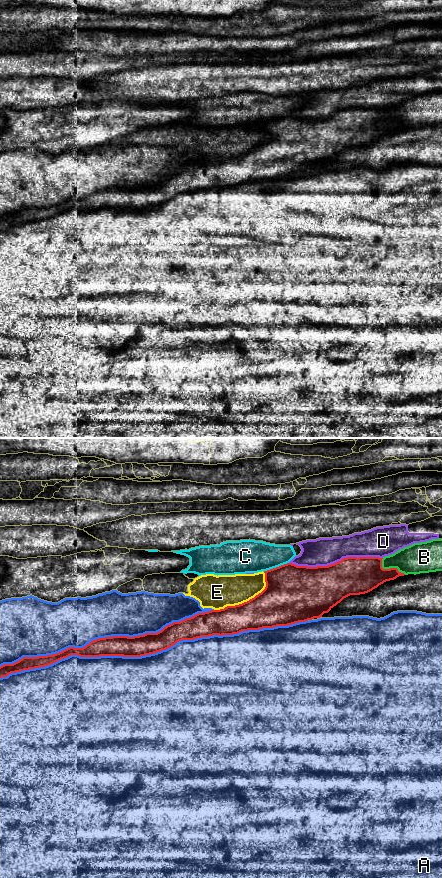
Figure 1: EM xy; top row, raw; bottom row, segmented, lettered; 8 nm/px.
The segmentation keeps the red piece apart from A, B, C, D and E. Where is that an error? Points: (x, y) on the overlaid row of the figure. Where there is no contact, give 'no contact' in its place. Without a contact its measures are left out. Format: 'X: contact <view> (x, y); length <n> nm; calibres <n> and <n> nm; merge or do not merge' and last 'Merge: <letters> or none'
A: contact xy (153, 653); length 2500 nm; calibres 170 and 500 nm; do not merge
B: contact xy (390, 568); length 240 nm; calibres 300 and 240 nm; do not merge
C: contact xy (276, 567); length 220 nm; calibres 460 and 280 nm; do not merge
D: contact xy (336, 562); length 750 nm; calibres 360 and 220 nm; do not merge
E: contact xy (247, 601); length 500 nm; calibres 340 and 260 nm; do not merge
Merge: none

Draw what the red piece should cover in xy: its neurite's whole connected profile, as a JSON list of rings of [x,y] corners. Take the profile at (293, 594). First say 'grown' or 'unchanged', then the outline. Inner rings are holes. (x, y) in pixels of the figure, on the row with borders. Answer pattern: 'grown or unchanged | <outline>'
unchanged | [[[347,557],[334,564],[317,567],[297,566],[287,563],[264,571],[265,589],[247,602],[227,606],[220,610],[198,613],[180,622],[173,622],[157,633],[146,633],[134,637],[112,636],[99,638],[91,641],[83,648],[69,647],[52,655],[23,657],[13,664],[0,666],[0,678],[7,677],[11,673],[45,667],[71,655],[80,657],[141,657],[166,650],[182,640],[194,640],[213,635],[233,635],[242,631],[288,626],[320,618],[344,598],[350,595],[368,593],[386,581],[405,575],[399,572],[397,568],[383,569],[382,559],[379,557]]]

